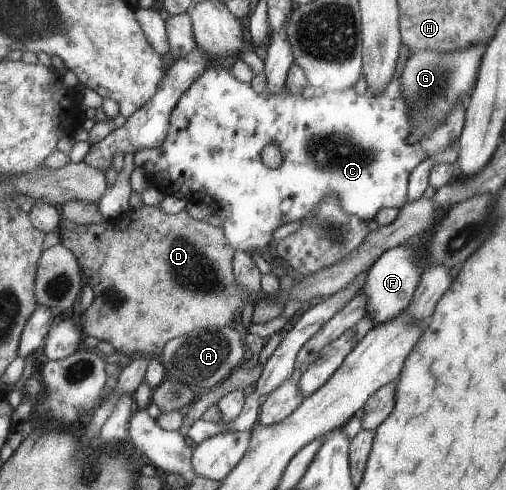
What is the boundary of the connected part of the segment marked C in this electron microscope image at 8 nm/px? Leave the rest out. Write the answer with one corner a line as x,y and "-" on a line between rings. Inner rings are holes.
402,42
400,46
400,56
396,60
396,70
392,74
392,80
386,84
386,88
380,92
380,95
376,94
370,86
367,86
364,90
364,94
359,94
358,91
354,91
354,88
346,88
346,90
340,90
339,92
333,92
328,90
320,96
312,96
311,98
304,98
301,94
291,94
289,91
280,92
280,94
274,94
270,88
267,88
262,92
262,94
256,94
251,84
245,84
240,82
234,77
231,70
228,68
223,68
222,65
216,64
208,70
204,70
197,80
192,82
192,86
182,94
178,104
174,107
171,113
171,120
169,126
169,134
166,136
165,142
162,142
158,148
143,149
138,151
134,155
134,165
135,167
143,168
152,184
160,188
165,195
172,195
178,192
178,195
184,196
187,202
197,203
197,204
207,204
211,208
212,214
219,216
224,224
223,231
224,236
227,238
228,244
234,248
235,252
247,252
251,255
259,253
262,248
268,246
273,240
273,232
288,223
296,222
306,218
308,214
312,214
312,210
316,206
320,206
320,202
326,198
326,194
330,196
336,196
340,200
340,206
344,212
358,216
359,218
364,218
366,221
374,219
374,216
382,210
382,208
396,208
398,211
403,209
407,205
407,187
410,185
410,178
412,170
436,152
448,148
448,144
452,142
457,142
460,134
463,133
463,128
466,125
467,120
467,108
468,102
466,98
460,98
456,102
456,106
444,116
444,121
440,120
440,124
436,124
434,130
426,132
420,140
411,143
408,136
414,132
414,120
412,120
412,106
408,104
408,98
404,98
404,90
402,90
402,70
406,66
406,60
416,54
416,50
409,48
-
270,142
276,142
280,146
283,152
283,163
279,168
270,169
260,158
262,153
262,148

